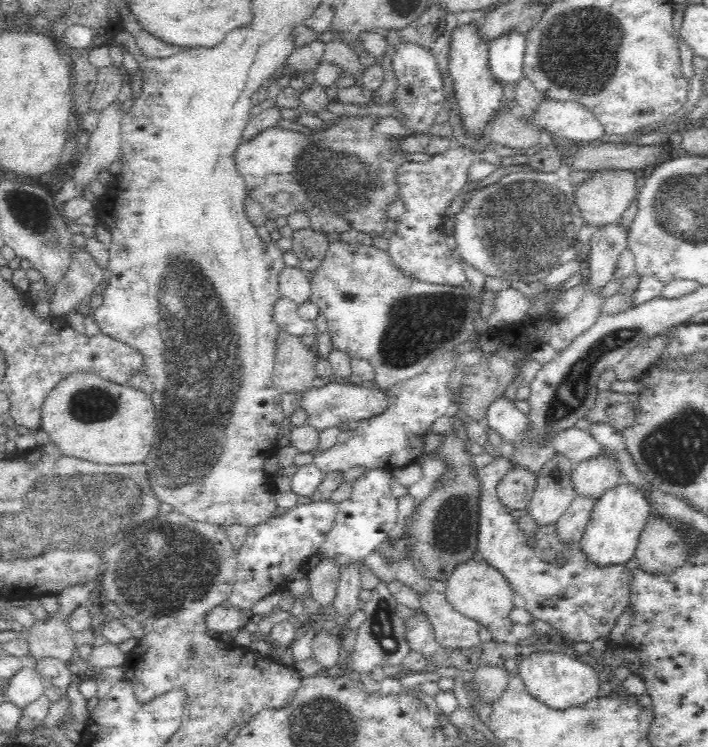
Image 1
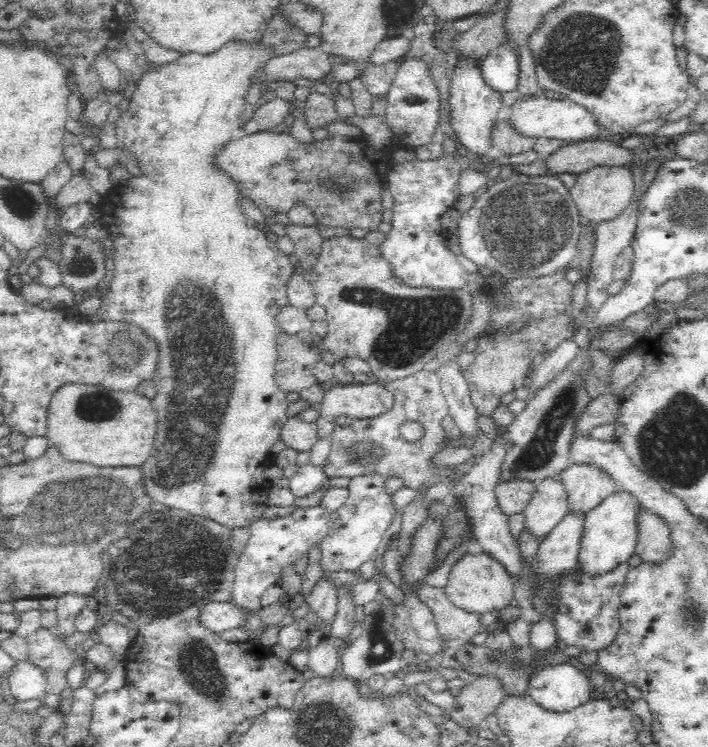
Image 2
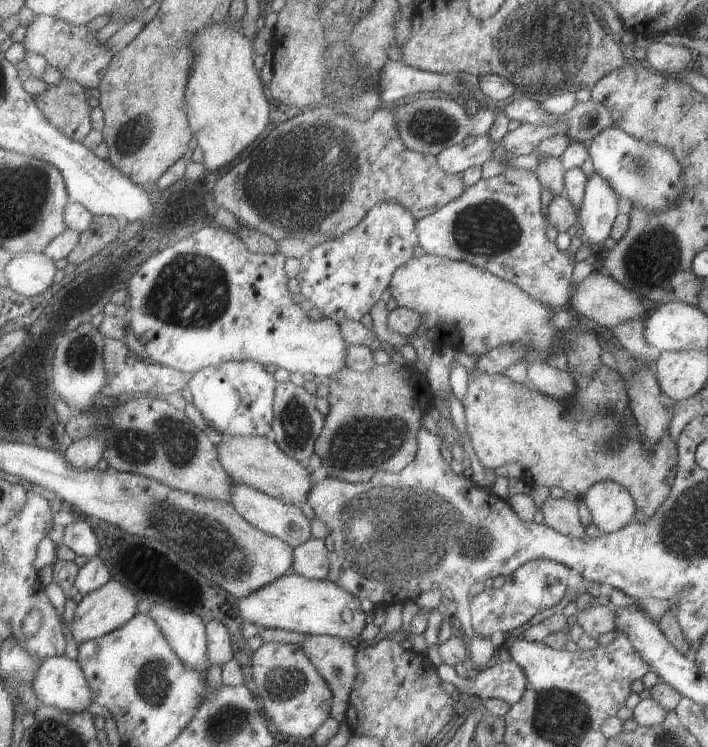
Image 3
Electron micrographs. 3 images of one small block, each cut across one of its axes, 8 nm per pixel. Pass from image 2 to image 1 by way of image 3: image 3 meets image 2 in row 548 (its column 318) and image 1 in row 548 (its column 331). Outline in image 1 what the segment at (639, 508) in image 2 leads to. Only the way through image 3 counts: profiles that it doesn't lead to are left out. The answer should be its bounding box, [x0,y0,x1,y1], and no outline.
[635,514,686,571]

